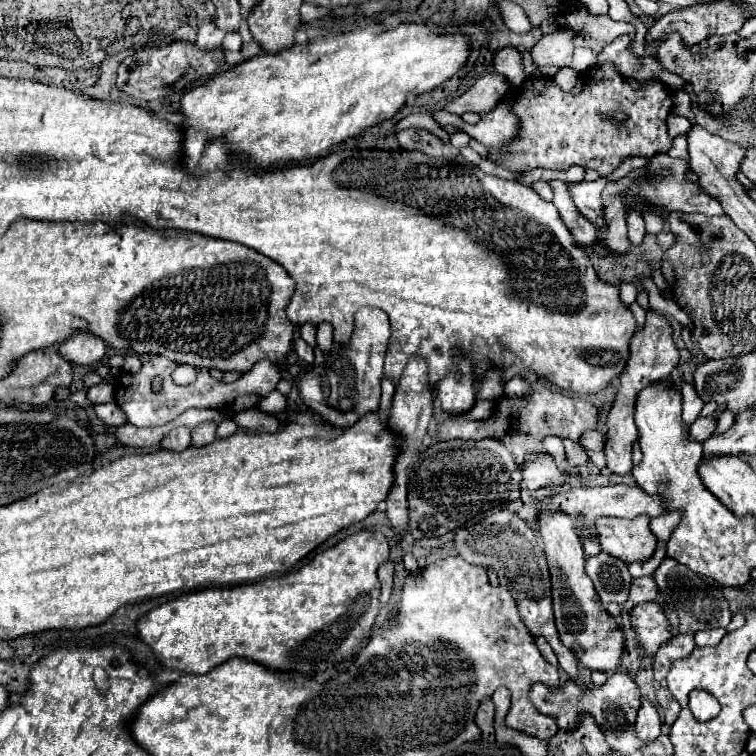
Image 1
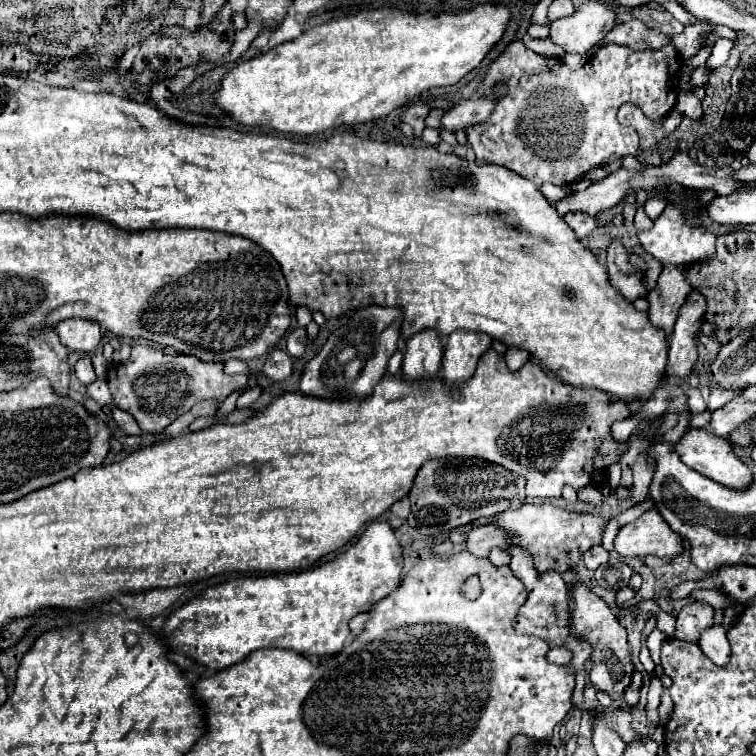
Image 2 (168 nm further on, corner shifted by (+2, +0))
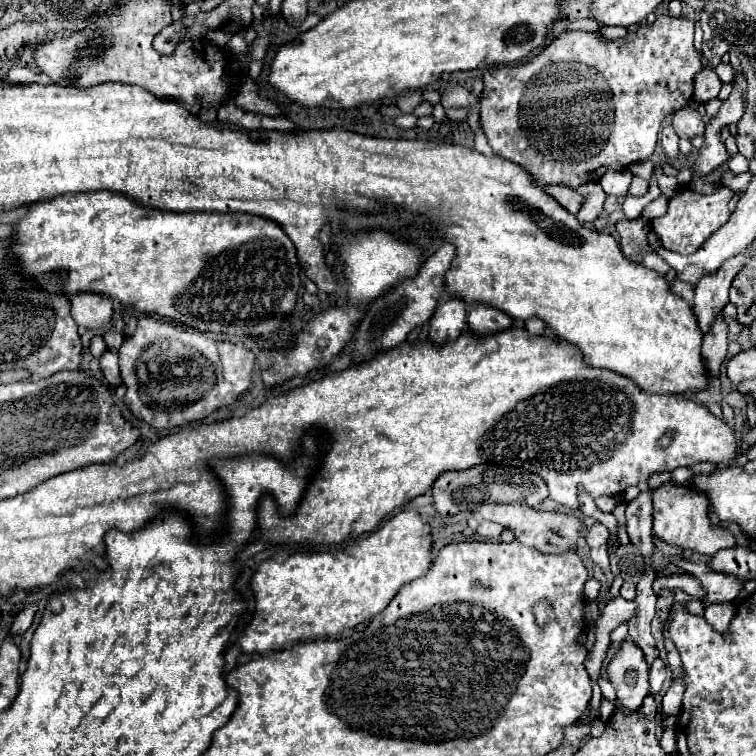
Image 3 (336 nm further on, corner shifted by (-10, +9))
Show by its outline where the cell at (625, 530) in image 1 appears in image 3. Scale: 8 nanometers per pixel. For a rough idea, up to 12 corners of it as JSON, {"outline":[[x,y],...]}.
{"outline":[[670,480],[652,492],[654,536],[706,556],[736,544],[706,494]]}

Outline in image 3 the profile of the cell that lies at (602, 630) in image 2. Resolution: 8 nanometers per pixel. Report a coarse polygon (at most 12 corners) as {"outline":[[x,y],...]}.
{"outline":[[632,640],[608,664],[618,704],[630,712],[650,694],[648,664]]}

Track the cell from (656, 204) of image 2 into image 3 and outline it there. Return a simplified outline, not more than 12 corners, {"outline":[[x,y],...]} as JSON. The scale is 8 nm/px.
{"outline":[[660,176],[658,188],[666,198],[672,198],[678,188],[674,176]]}

